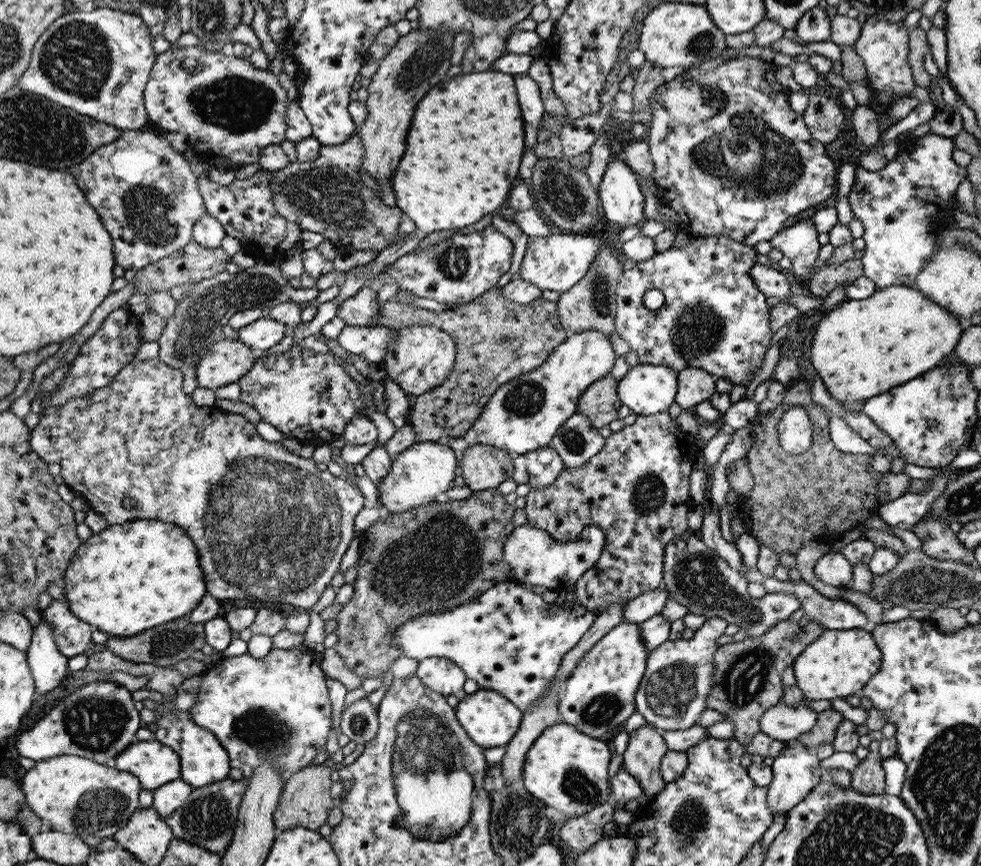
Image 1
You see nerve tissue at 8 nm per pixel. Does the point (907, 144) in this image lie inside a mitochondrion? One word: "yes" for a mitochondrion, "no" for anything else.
no

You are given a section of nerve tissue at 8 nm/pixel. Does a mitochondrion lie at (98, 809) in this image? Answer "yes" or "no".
yes

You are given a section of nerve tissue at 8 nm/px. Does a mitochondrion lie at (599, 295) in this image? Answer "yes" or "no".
yes

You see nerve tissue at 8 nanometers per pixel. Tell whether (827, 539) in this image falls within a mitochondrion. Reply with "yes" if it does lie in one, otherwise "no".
no

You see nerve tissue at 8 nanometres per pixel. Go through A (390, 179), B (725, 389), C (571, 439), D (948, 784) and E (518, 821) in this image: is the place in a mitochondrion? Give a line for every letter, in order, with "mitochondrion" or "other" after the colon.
A: other
B: other
C: mitochondrion
D: mitochondrion
E: mitochondrion

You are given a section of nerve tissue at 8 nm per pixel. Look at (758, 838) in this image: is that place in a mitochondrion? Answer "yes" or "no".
no

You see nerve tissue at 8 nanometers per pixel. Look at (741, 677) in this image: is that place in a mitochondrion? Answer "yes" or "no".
yes

